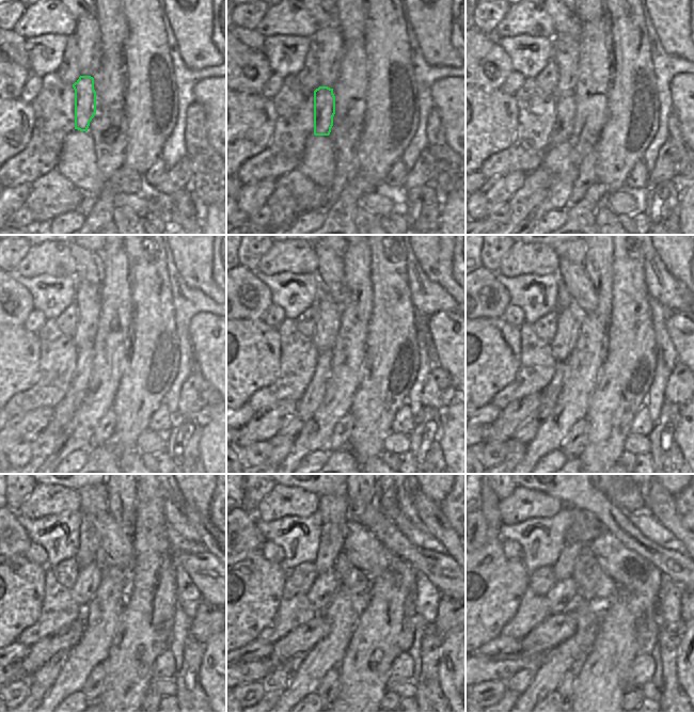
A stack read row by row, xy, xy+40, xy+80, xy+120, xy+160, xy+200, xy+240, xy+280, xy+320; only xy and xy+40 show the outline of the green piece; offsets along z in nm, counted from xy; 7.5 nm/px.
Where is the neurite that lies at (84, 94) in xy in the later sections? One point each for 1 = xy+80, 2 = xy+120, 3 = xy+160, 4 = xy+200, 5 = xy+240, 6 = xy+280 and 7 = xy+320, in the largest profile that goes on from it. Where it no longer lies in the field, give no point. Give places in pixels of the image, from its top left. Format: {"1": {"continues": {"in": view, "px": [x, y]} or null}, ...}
{"1": {"continues": {"in": "xy+80", "px": [564, 106]}}, "2": {"continues": {"in": "xy+120", "px": [63, 413]}}, "3": {"continues": {"in": "xy+160", "px": [314, 394]}}, "4": {"continues": {"in": "xy+200", "px": [525, 434]}}, "5": {"continues": {"in": "xy+240", "px": [44, 677]}}, "6": {"continues": {"in": "xy+280", "px": [282, 676]}}, "7": {"continues": {"in": "xy+320", "px": [519, 683]}}}

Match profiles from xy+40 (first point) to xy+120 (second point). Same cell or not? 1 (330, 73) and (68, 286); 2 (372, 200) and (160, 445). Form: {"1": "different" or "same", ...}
{"1": "different", "2": "same"}

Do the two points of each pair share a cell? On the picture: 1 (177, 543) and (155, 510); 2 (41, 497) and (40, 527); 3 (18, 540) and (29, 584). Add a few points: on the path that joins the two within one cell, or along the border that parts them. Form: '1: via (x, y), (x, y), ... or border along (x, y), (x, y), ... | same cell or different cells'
1: border along (167, 526), (167, 537), (173, 552) | different cells
2: border along (64, 513), (34, 519), (20, 516), (18, 522) | different cells
3: border along (22, 554), (11, 556) | different cells

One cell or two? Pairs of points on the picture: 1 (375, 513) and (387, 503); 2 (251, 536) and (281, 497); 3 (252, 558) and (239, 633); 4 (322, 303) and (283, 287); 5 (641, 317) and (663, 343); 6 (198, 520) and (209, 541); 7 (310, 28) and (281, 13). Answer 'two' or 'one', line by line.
1: two
2: one
3: one
4: two
5: two
6: one
7: one

